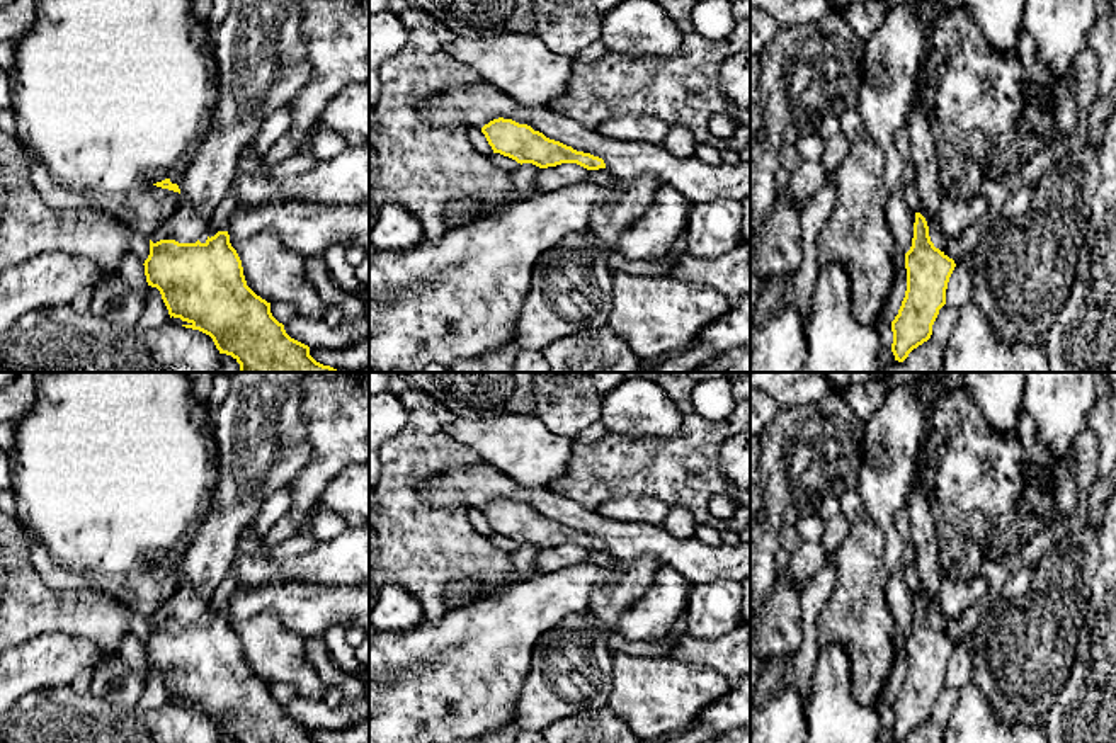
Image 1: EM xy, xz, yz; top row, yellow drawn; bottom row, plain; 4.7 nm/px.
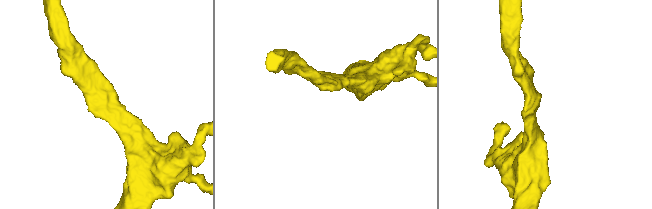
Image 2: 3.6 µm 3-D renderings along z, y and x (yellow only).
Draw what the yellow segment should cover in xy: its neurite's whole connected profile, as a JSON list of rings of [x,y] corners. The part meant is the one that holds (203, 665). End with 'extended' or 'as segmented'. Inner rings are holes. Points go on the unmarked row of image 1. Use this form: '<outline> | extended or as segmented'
[[[228,612],[204,624],[150,621],[143,646],[170,699],[209,716],[219,734],[236,743],[316,743],[310,728],[291,719],[272,697],[270,683],[247,666]]] | as segmented

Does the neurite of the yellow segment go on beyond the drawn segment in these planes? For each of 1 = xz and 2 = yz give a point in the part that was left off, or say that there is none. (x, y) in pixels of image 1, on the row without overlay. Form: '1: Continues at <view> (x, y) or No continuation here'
1: No continuation here
2: No continuation here

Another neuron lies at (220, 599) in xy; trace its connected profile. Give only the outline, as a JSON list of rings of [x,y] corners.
[[[235,563],[230,568],[230,571],[226,573],[226,576],[223,578],[223,581],[214,588],[211,600],[209,600],[209,609],[208,612],[199,619],[201,624],[206,624],[206,617],[214,617],[218,612],[226,612],[228,610],[228,604],[230,604],[230,597],[236,587],[235,581]]]

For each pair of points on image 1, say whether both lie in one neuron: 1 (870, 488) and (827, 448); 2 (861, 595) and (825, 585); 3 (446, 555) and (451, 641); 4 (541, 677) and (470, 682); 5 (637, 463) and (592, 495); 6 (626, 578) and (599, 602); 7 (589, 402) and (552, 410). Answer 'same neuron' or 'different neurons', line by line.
1: different neurons
2: different neurons
3: different neurons
4: different neurons
5: same neuron
6: same neuron
7: same neuron

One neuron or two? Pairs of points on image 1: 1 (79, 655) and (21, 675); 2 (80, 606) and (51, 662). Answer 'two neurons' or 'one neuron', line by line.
1: one neuron
2: two neurons

